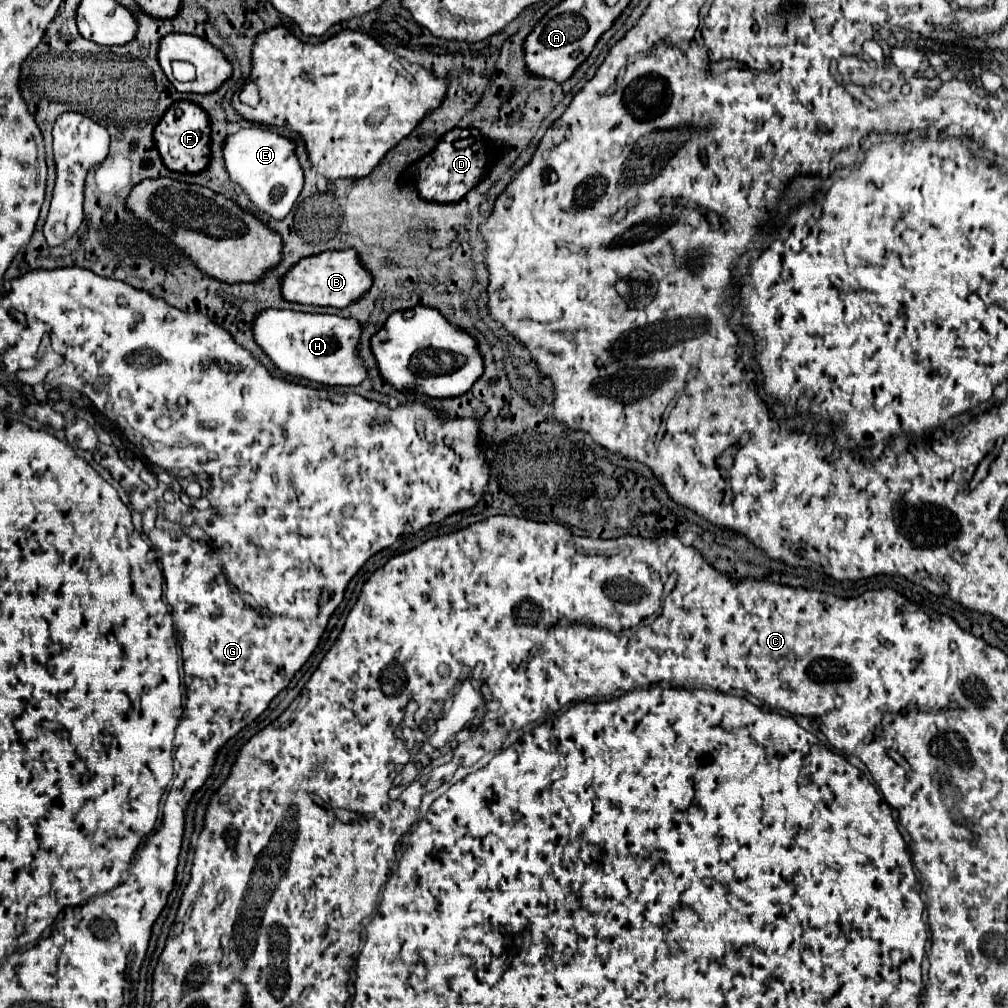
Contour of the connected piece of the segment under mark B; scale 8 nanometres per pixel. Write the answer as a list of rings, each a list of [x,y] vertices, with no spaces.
[[[328,250],[316,256],[302,258],[284,278],[282,278],[282,296],[288,302],[312,304],[312,306],[332,306],[346,308],[354,300],[362,298],[372,286],[372,274],[362,266],[358,252],[348,250]]]

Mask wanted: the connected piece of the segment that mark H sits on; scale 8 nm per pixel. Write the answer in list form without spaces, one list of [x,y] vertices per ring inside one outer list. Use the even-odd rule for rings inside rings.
[[[264,310],[258,314],[254,322],[254,336],[260,348],[272,358],[272,362],[286,374],[304,376],[308,380],[326,384],[326,386],[356,386],[368,378],[368,370],[360,358],[358,344],[360,344],[362,324],[354,318],[340,318],[332,314],[304,314],[294,310]]]

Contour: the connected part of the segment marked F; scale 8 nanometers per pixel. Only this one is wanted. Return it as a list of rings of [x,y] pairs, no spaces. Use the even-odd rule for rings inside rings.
[[[184,100],[174,104],[174,108],[168,108],[162,122],[154,130],[154,142],[166,168],[174,172],[184,172],[184,174],[186,172],[200,174],[210,164],[210,132],[212,130],[210,130],[208,114],[198,104]]]

